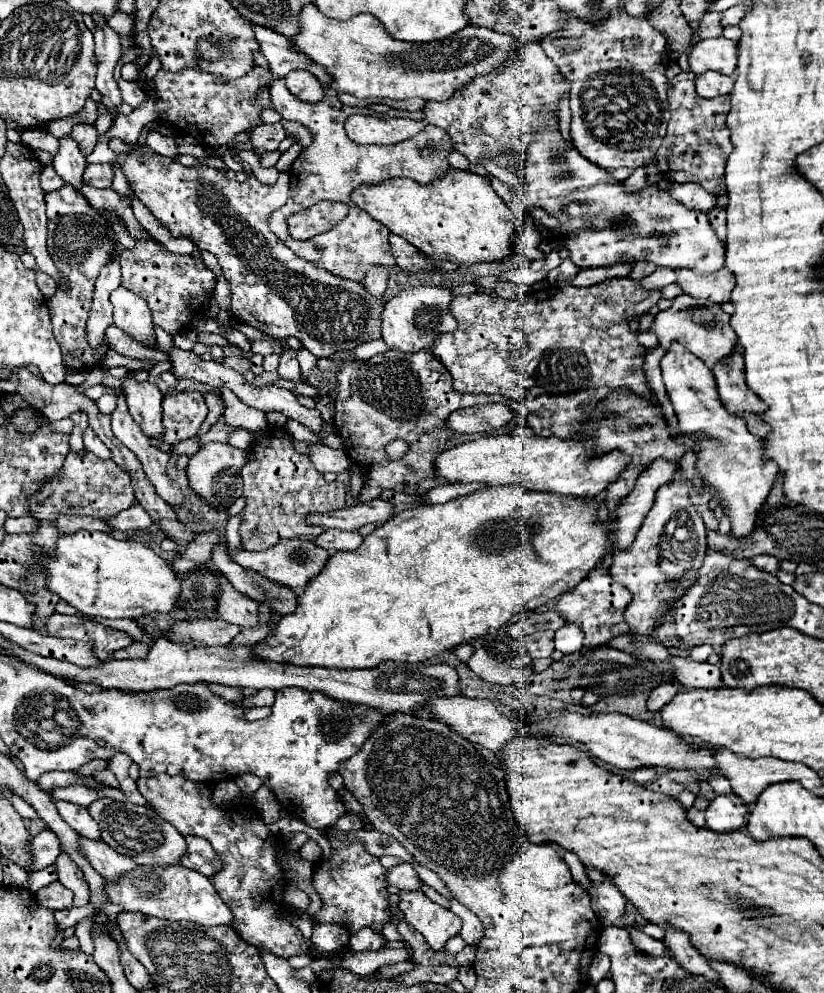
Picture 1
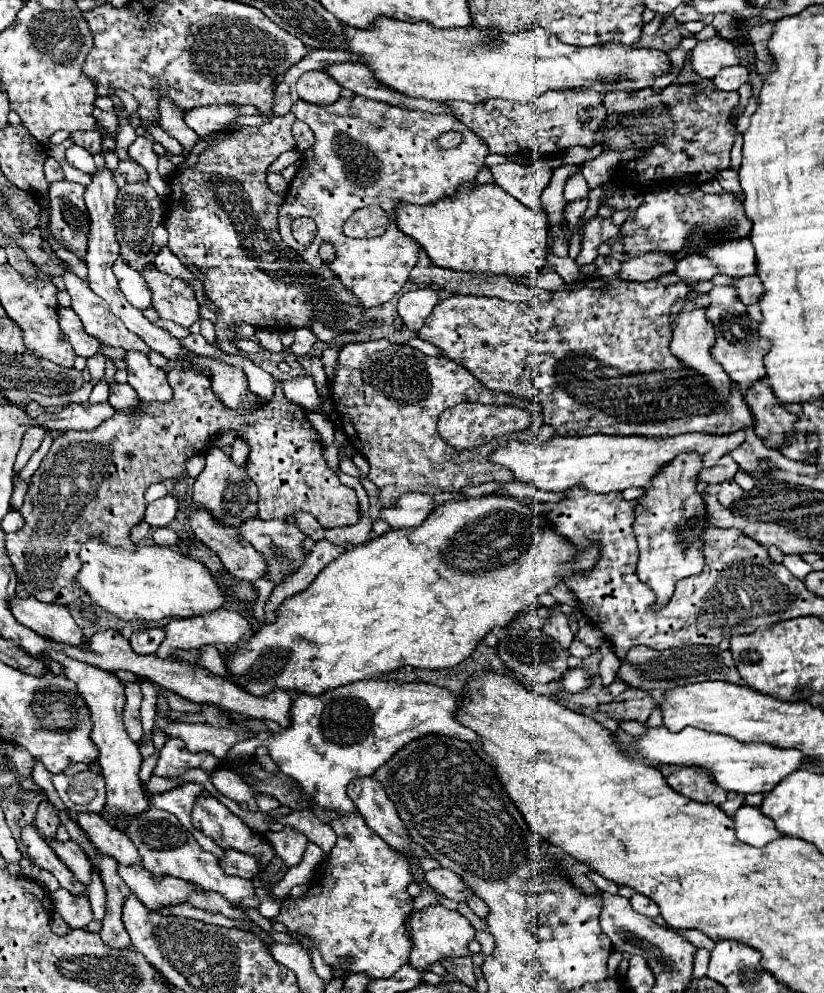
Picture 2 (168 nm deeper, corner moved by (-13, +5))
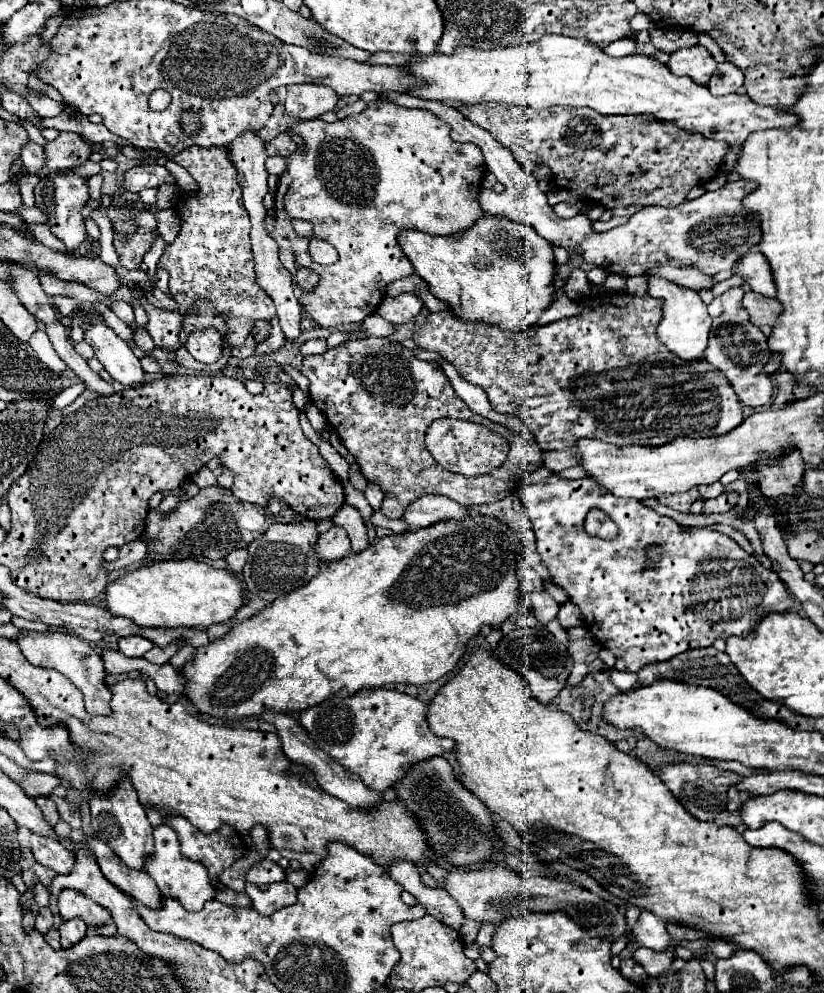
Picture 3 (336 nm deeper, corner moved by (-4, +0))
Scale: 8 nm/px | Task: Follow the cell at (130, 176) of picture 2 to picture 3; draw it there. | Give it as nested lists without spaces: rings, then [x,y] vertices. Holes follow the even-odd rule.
[[[139,164],[125,172],[123,188],[129,192],[141,192],[143,188],[157,188],[165,182],[173,182],[173,176],[165,166],[159,164]]]

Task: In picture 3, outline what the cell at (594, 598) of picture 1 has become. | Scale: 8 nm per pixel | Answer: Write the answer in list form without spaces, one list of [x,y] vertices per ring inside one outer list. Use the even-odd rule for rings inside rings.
[[[551,474],[537,484],[525,486],[521,500],[533,522],[537,552],[551,572],[551,582],[561,586],[569,594],[569,600],[579,606],[587,632],[615,654],[615,670],[619,672],[637,672],[649,662],[669,660],[687,648],[711,646],[717,638],[747,636],[767,614],[791,610],[791,596],[783,580],[769,568],[755,570],[755,558],[741,550],[729,536],[709,528],[683,532],[675,520],[657,514],[641,500],[617,498],[593,480],[567,480]],[[591,508],[609,512],[609,518],[619,526],[619,538],[603,540],[585,532],[583,522]],[[649,544],[663,546],[663,558],[657,570],[643,568],[643,548]]]

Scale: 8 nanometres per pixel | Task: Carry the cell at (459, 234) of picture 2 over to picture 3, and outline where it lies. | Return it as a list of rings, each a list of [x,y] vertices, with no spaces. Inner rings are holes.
[[[481,216],[469,230],[453,236],[429,236],[427,232],[401,230],[399,246],[411,260],[415,274],[419,274],[431,288],[431,294],[447,302],[455,316],[471,322],[489,322],[509,330],[529,330],[543,310],[551,304],[555,260],[551,246],[527,228],[527,224],[513,224],[513,220],[501,220],[501,216]]]

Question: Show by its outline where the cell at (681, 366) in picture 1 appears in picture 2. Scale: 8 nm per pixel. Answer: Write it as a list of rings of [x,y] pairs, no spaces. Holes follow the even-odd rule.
[[[686,301],[682,305],[682,309],[678,311],[676,315],[676,321],[672,323],[672,341],[670,341],[670,351],[682,359],[682,363],[688,363],[690,369],[696,369],[704,375],[704,379],[714,387],[718,389],[718,395],[720,397],[726,397],[732,389],[732,381],[730,377],[726,375],[726,371],[722,371],[722,367],[714,361],[710,349],[714,347],[716,343],[716,333],[714,333],[714,325],[710,323],[710,319],[706,317],[706,307],[698,305],[696,301]]]

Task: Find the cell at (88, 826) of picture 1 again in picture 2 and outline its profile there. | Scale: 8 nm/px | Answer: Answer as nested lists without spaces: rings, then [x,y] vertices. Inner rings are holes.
[[[78,813],[78,823],[90,837],[90,841],[102,851],[102,855],[110,855],[120,865],[138,865],[142,857],[138,855],[138,849],[128,839],[128,835],[114,831],[106,821],[100,819],[96,813]]]

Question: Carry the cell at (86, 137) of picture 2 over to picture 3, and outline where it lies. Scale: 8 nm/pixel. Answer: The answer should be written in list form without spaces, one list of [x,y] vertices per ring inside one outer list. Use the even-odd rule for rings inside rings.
[[[61,132],[55,140],[51,140],[45,146],[45,156],[47,156],[47,170],[43,172],[55,172],[63,168],[75,168],[81,166],[89,160],[91,156],[91,144],[83,140],[75,132]]]

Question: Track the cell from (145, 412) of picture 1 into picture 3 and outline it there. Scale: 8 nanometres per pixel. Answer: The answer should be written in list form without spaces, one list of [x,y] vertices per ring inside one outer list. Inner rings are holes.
[[[83,322],[81,326],[85,328],[85,342],[95,348],[97,360],[123,388],[139,388],[145,384],[145,370],[127,342],[105,324]]]

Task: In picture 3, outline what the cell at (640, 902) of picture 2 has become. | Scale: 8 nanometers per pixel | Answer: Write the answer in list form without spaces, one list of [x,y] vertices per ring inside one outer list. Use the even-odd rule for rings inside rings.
[[[647,910],[639,912],[639,918],[637,918],[637,922],[633,926],[633,936],[635,936],[635,940],[619,954],[621,960],[632,957],[633,950],[640,947],[665,950],[667,946],[675,944],[669,938],[665,922],[659,916],[655,916],[655,914],[647,912]]]

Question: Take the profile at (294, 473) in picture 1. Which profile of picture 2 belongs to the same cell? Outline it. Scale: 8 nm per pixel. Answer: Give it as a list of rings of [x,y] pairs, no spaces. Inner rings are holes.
[[[196,365],[172,367],[168,371],[168,381],[174,391],[170,401],[140,401],[138,409],[134,409],[132,413],[116,411],[110,419],[106,419],[92,431],[66,431],[64,435],[56,437],[40,467],[32,475],[26,499],[20,507],[24,527],[16,533],[6,535],[6,553],[18,577],[22,579],[30,595],[34,595],[38,601],[70,605],[84,597],[84,591],[74,577],[78,575],[82,565],[78,559],[82,543],[98,537],[106,545],[134,551],[136,545],[130,541],[130,529],[144,519],[148,505],[144,501],[146,489],[152,483],[162,483],[168,479],[180,481],[188,477],[186,461],[192,455],[206,453],[210,441],[226,431],[244,439],[250,447],[246,473],[258,485],[258,509],[262,519],[290,519],[296,511],[310,511],[318,519],[318,523],[328,529],[358,523],[360,507],[356,491],[342,485],[338,475],[326,465],[322,457],[324,445],[316,429],[308,421],[306,409],[288,401],[280,385],[276,385],[270,401],[264,401],[254,409],[230,409],[214,395],[210,377]]]

